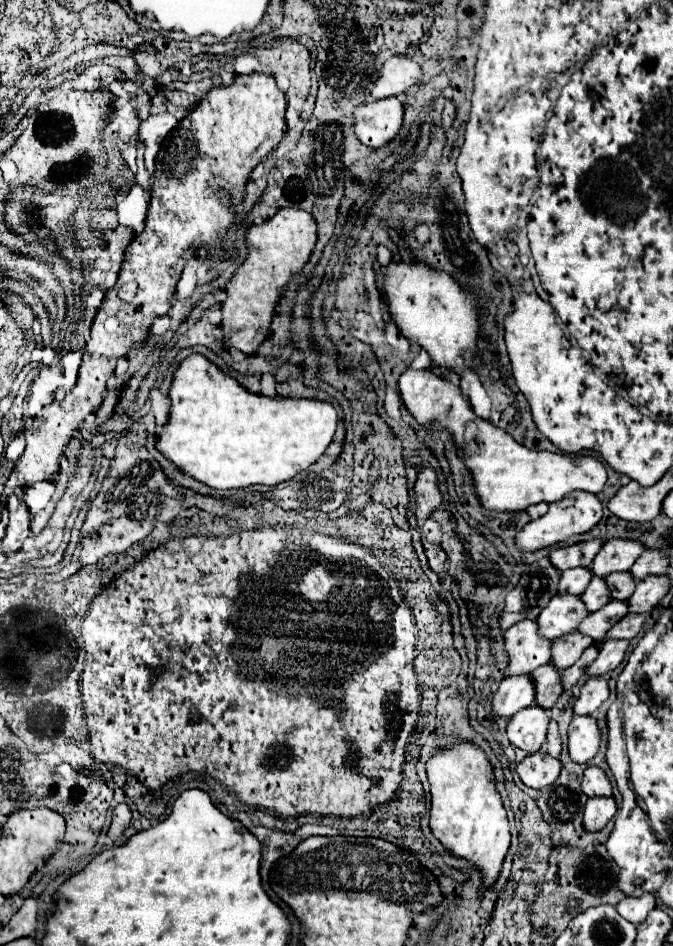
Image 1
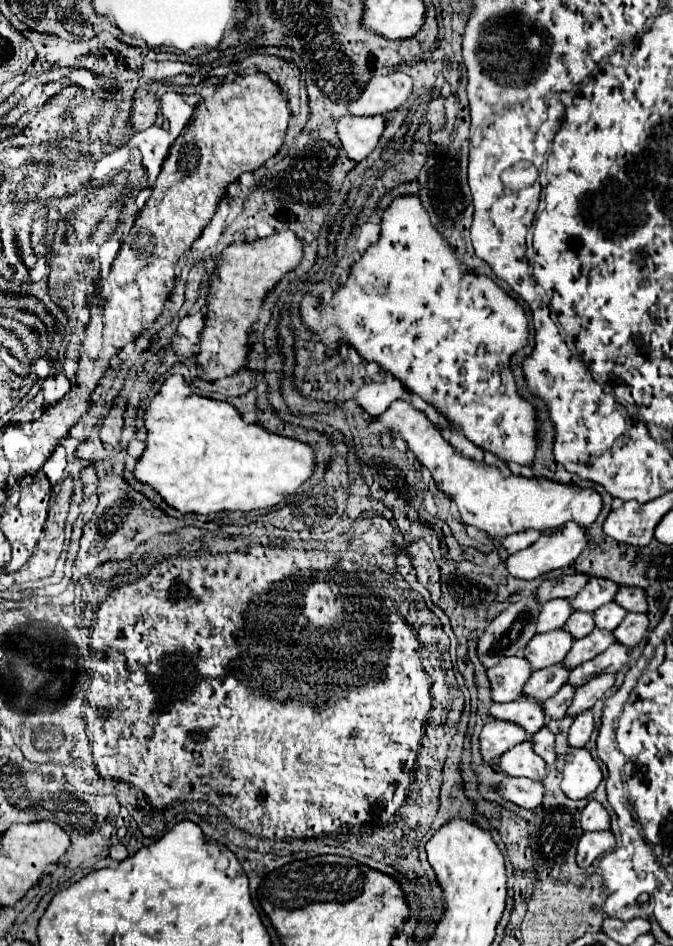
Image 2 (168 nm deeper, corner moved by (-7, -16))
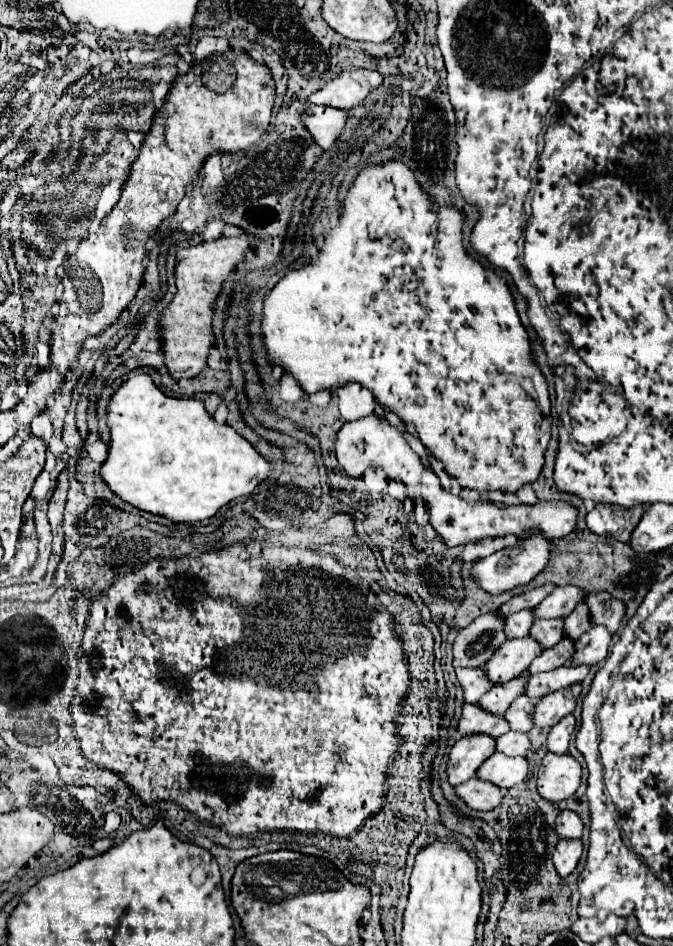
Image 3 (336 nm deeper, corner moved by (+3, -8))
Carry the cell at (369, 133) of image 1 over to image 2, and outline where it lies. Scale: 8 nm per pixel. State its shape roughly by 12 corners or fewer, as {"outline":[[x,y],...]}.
{"outline":[[344,116],[338,138],[348,158],[366,160],[388,122],[384,116]]}

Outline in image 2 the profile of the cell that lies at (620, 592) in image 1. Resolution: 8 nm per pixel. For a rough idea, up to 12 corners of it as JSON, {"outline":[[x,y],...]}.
{"outline":[[614,604],[594,612],[598,628],[614,630],[628,612]]}

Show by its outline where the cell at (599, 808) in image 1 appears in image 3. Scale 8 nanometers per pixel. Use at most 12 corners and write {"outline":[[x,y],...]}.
{"outline":[[560,840],[552,856],[556,872],[566,878],[582,856],[580,840]]}

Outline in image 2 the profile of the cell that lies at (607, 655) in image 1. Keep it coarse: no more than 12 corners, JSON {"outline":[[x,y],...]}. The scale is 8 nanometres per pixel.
{"outline":[[594,676],[576,690],[566,714],[592,708],[614,688],[616,676]]}

